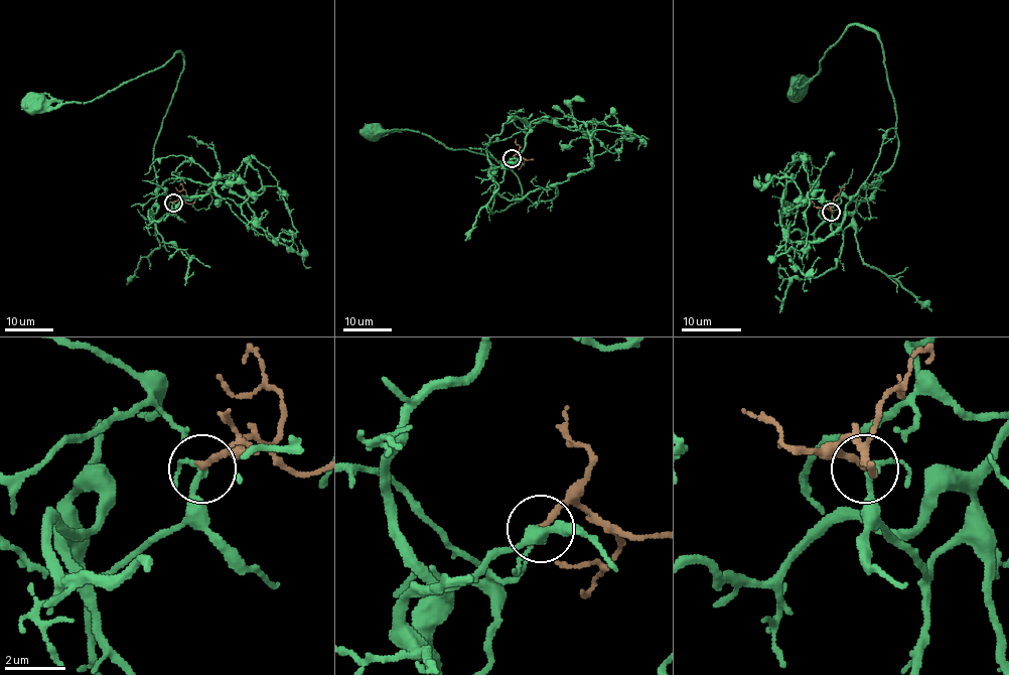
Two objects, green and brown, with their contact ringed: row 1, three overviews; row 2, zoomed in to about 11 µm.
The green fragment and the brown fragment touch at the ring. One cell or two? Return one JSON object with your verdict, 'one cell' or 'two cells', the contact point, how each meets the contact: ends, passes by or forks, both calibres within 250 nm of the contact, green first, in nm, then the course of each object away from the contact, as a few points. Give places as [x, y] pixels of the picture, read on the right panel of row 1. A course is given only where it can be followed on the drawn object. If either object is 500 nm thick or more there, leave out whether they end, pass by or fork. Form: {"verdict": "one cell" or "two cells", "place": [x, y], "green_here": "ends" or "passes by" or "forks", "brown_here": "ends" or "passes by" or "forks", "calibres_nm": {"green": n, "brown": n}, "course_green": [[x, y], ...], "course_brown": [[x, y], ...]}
{"verdict": "one cell", "place": [831, 212], "green_here": "passes by", "brown_here": "ends", "calibres_nm": {"green": 180, "brown": 200}, "course_green": [[831, 213], [843, 232], [896, 155], [896, 104], [881, 40], [851, 25], [824, 54], [821, 70], [798, 86]], "course_brown": [[831, 211], [827, 207], [833, 204], [840, 189], [845, 189]]}

